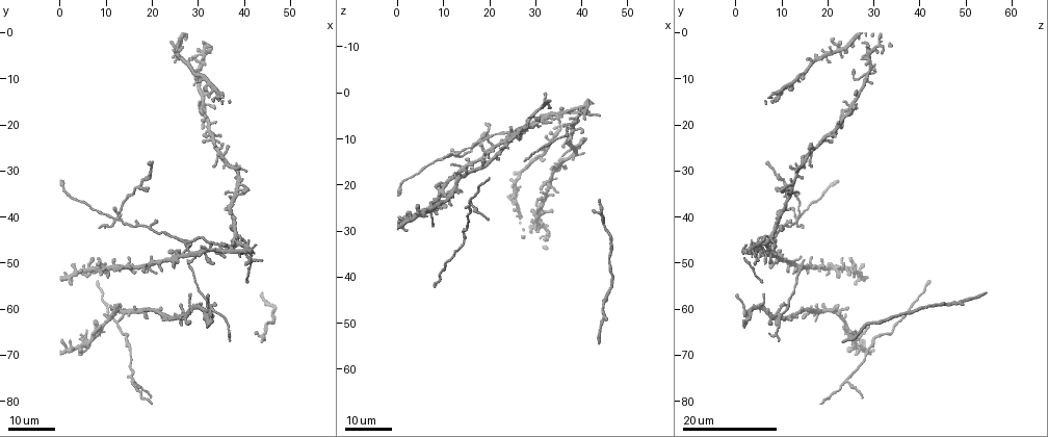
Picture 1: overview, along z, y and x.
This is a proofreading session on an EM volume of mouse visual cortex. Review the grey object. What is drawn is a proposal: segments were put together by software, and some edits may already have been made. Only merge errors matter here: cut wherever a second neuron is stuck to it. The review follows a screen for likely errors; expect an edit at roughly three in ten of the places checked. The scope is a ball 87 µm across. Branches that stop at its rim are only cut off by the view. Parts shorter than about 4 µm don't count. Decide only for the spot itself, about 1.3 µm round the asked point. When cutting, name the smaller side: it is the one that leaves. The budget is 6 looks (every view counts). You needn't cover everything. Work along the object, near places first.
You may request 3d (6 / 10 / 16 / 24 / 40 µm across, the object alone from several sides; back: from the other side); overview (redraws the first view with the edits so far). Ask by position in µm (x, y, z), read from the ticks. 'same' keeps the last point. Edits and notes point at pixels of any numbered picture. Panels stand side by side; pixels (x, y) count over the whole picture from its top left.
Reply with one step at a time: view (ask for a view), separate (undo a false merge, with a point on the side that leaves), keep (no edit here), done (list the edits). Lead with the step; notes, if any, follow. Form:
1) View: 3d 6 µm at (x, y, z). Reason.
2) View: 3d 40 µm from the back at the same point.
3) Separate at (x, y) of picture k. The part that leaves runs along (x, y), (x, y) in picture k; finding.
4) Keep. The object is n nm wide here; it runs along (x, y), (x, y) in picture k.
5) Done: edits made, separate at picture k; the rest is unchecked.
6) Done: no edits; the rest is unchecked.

View: 3d 16 µm at (12.5, 40.0, 13.5). Four or more arms meet.

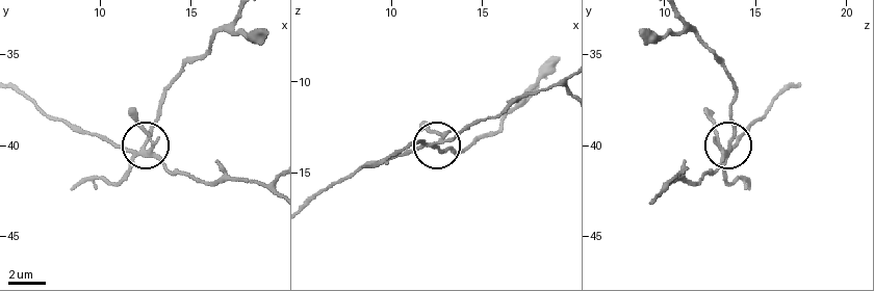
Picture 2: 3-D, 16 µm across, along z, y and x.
View: 3d 10 µm at (12.4, 40.1, 13.6).

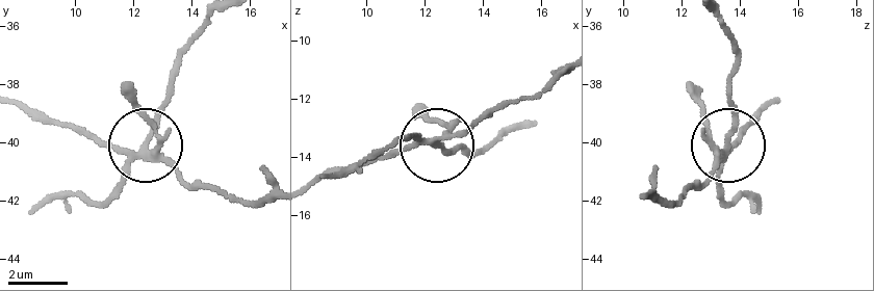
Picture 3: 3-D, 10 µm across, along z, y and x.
Separate at (450, 154) of picture 3. The part that leaves runs along (430, 140), (469, 155), (512, 128) in picture 3; a second neuron is stuck on.

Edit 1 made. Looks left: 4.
View: overview.

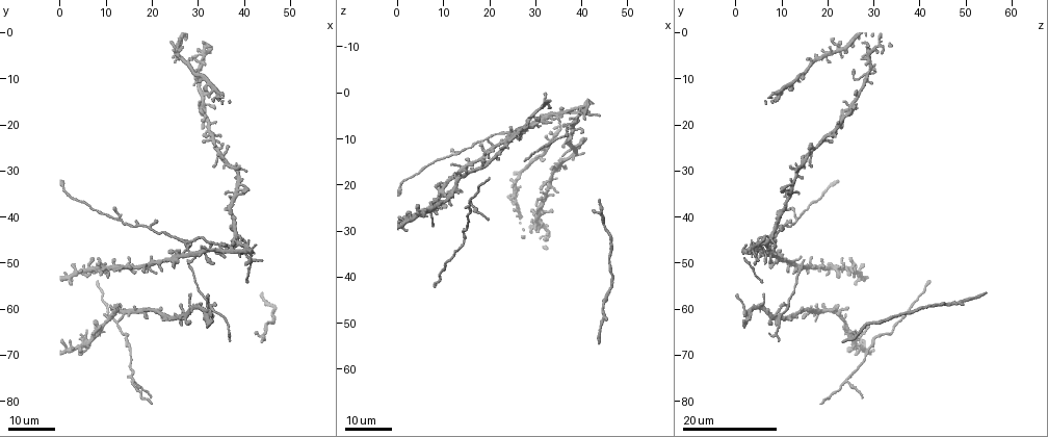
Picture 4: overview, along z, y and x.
View: 3d 16 µm at (8.0, 65.5, 25.0). Four arms meet.

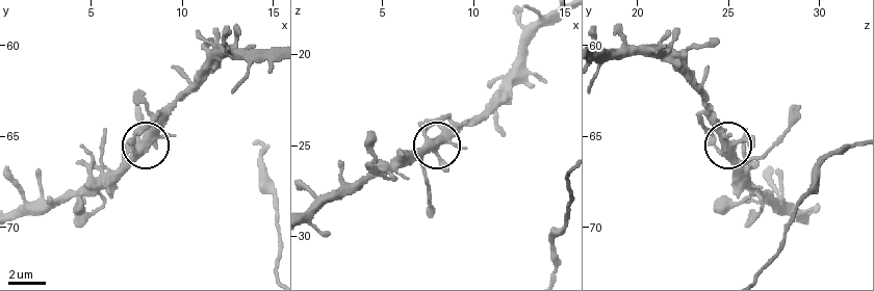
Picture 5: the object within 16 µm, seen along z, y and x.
View: 3d 10 µm at (7.8, 65.6, 25.4).

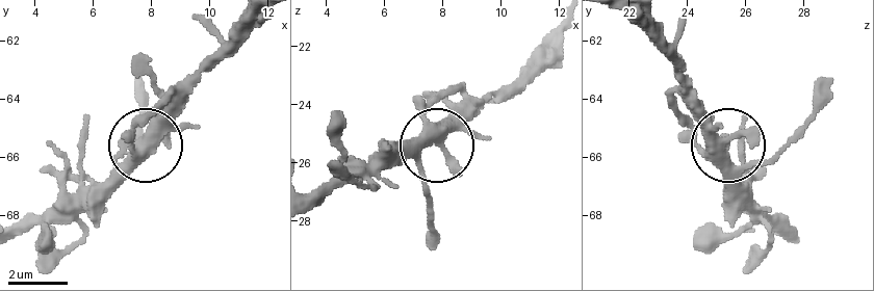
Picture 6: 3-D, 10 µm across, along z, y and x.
View: 3d 10 µm from the back at (7.9, 65.6, 25.2). From behind.

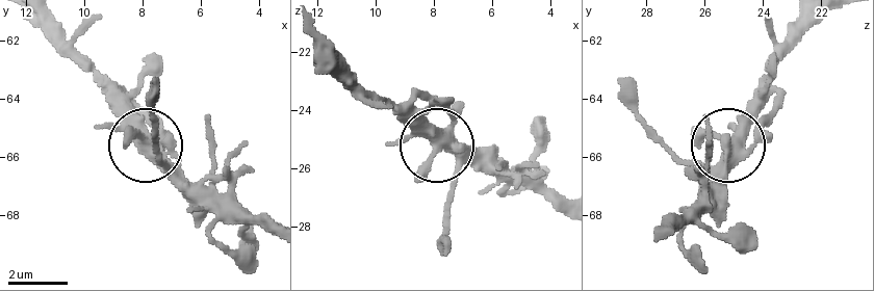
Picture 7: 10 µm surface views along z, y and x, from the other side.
Keep. The object is 400 nm wide here; it runs along (312, 42), (439, 143), (496, 146) in picture 7; one neuron here.

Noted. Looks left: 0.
Done: edits made, separate at picture 3; the rest is unchecked.

